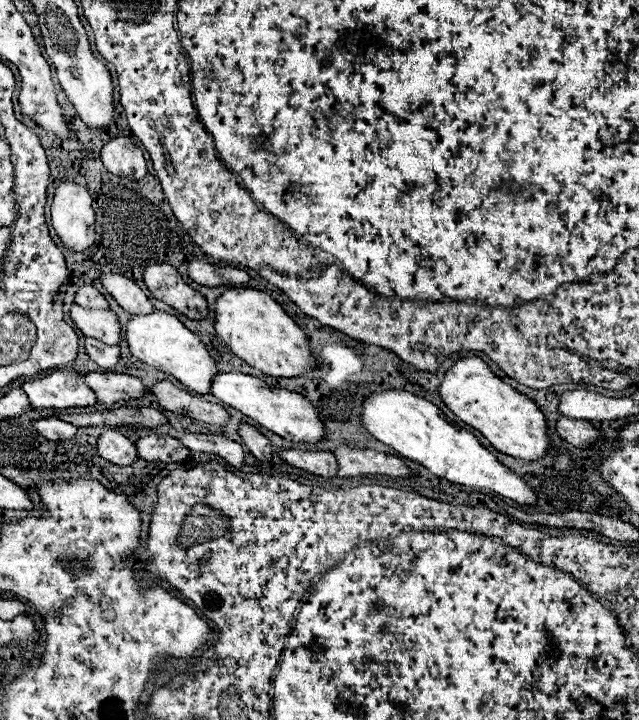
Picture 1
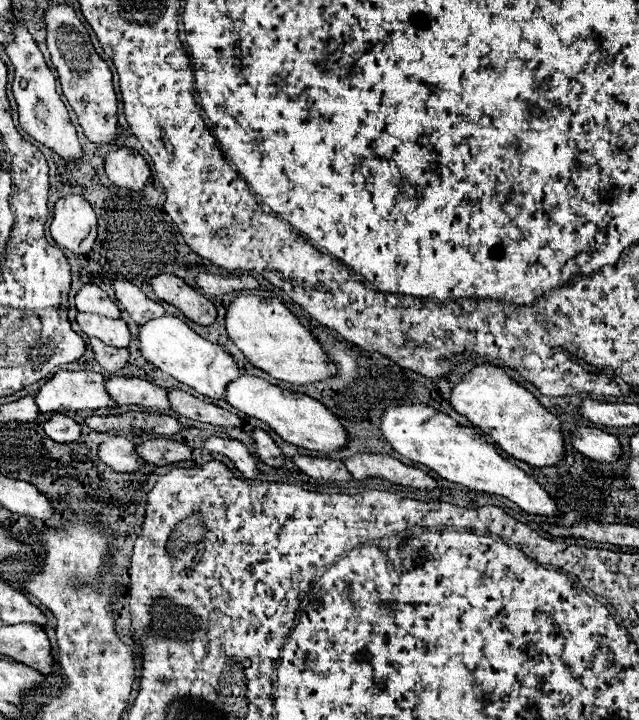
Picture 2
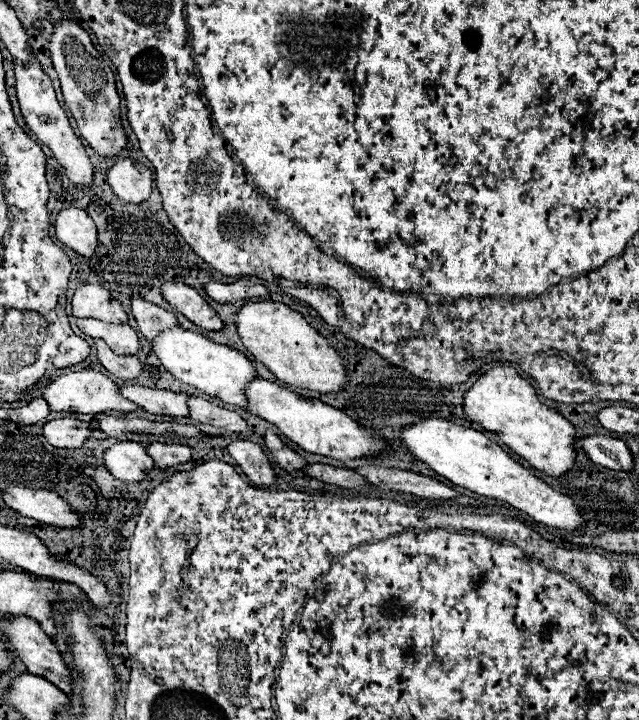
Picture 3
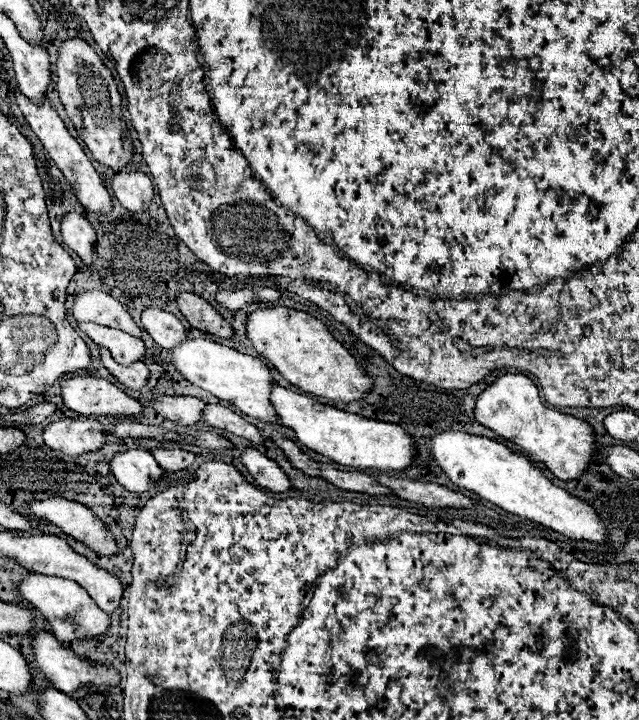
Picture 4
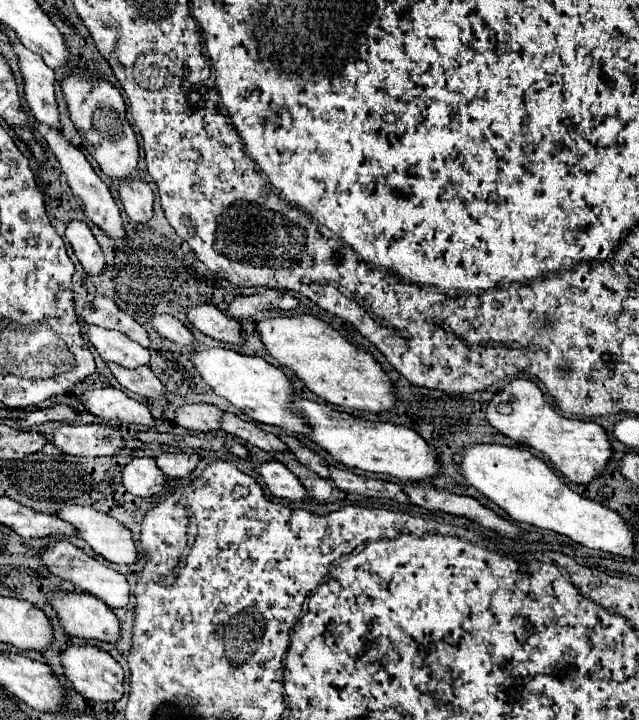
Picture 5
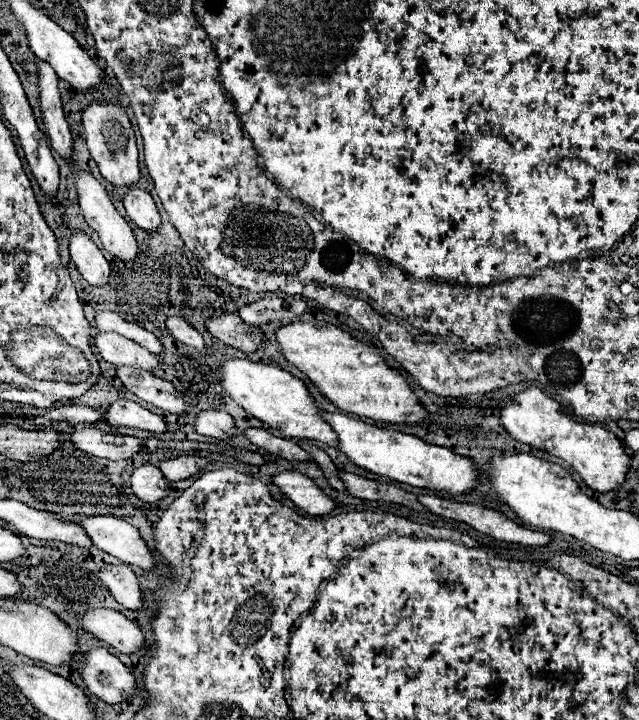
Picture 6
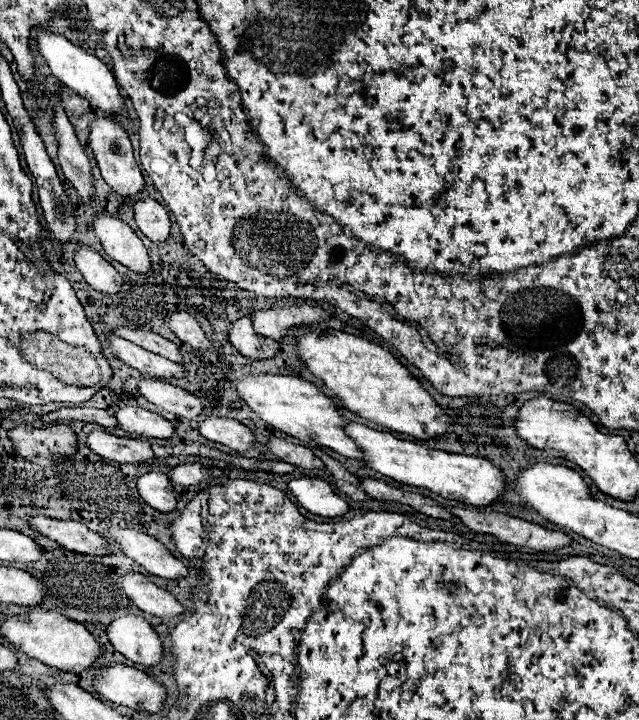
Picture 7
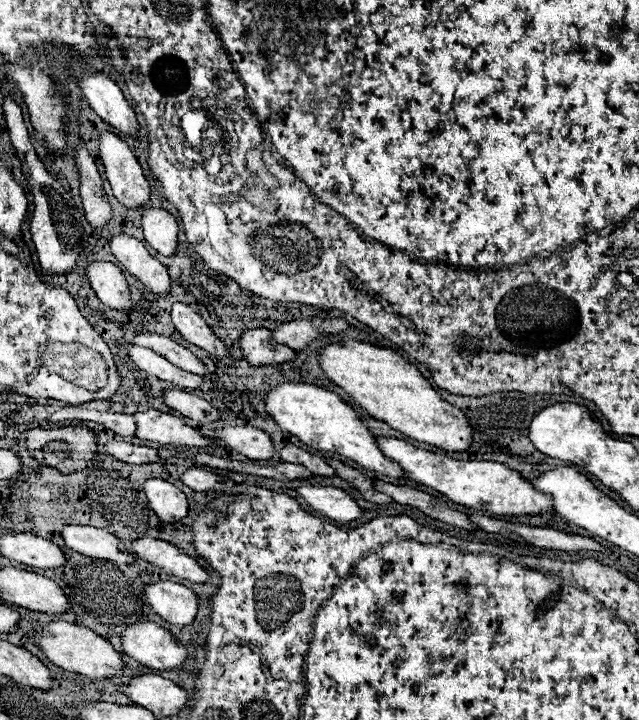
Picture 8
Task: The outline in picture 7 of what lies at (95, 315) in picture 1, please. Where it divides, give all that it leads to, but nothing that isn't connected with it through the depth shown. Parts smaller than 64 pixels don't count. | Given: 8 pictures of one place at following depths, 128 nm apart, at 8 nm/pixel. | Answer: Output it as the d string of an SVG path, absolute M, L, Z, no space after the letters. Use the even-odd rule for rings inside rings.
M110 334L108 336L108 348L112 350L112 354L124 362L126 366L132 366L136 368L140 374L144 376L154 376L154 378L170 378L170 376L184 376L184 370L180 364L164 358L164 356L158 356L158 354L152 354L120 336L114 336Z

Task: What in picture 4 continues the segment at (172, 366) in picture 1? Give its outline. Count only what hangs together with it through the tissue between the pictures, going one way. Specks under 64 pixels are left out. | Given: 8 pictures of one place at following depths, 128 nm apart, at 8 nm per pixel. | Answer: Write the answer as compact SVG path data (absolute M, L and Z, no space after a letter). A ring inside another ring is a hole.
M204 338L182 340L170 350L170 354L172 354L170 362L174 364L174 368L190 384L210 392L212 396L220 400L234 404L240 412L252 418L260 418L266 422L278 422L278 418L274 418L274 408L270 406L270 386L274 386L274 380L266 364L260 362L258 358L252 358L248 354L242 354L238 350L232 350L228 346L222 346L218 342L204 340Z

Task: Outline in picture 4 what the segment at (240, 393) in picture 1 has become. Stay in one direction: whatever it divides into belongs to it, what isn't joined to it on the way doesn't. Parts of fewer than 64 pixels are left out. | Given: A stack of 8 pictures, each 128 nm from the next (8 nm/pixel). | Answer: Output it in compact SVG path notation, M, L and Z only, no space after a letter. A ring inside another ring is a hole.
M272 386L270 402L276 410L278 422L282 426L294 430L298 440L306 448L310 448L322 456L328 456L330 460L334 460L342 466L404 470L406 466L412 464L412 460L416 456L414 440L400 426L370 420L370 418L352 414L352 412L344 412L344 410L326 406L326 404L320 404L304 394L296 394L282 386Z

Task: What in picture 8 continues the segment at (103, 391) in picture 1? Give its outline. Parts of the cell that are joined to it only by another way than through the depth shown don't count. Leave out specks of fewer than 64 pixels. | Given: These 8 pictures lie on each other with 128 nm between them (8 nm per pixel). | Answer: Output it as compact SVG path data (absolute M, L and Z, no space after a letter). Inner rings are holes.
M224 426L214 430L216 438L230 446L232 450L240 452L250 460L268 460L274 454L274 446L270 436L254 426Z

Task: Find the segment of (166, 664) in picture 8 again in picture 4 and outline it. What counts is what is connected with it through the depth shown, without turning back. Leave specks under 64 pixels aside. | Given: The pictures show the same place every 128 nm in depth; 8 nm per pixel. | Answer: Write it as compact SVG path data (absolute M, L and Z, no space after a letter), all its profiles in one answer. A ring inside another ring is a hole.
M26 574L26 578L22 578L18 584L18 592L26 602L30 602L36 610L42 612L42 616L52 626L54 638L60 642L70 642L78 638L94 638L94 636L104 634L110 626L110 616L96 606L96 602L88 596L88 592L80 584L68 578Z

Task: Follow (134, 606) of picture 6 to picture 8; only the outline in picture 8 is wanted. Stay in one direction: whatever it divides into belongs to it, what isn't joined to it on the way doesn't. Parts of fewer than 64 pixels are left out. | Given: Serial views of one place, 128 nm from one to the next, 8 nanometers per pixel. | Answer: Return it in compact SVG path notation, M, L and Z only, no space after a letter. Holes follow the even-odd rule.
M154 582L144 586L144 598L160 618L174 626L190 624L198 610L196 594L176 582Z

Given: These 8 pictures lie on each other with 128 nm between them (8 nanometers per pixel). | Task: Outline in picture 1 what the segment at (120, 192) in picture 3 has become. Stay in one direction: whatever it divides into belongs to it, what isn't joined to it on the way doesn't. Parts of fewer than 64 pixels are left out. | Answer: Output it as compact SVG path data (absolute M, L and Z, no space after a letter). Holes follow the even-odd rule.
M116 136L102 146L102 162L108 172L140 180L146 176L146 160L142 150L130 140L130 136Z

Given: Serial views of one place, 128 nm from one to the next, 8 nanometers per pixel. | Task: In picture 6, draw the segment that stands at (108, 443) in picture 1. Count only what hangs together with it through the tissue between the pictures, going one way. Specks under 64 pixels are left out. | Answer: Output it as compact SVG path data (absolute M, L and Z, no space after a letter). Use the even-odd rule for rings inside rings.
M142 464L130 476L130 488L142 502L158 502L170 492L170 482L162 476L158 466Z

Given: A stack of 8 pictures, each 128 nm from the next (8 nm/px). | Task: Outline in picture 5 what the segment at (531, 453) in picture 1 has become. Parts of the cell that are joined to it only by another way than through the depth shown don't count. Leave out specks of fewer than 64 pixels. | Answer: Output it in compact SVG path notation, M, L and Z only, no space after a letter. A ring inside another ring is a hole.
M512 380L504 386L486 406L486 420L504 436L512 438L518 444L526 444L534 450L548 454L554 468L564 474L570 482L588 484L592 482L612 458L612 446L608 434L594 422L582 422L560 416L546 400L542 390L530 380ZM500 402L512 404L512 416L500 416L496 406Z

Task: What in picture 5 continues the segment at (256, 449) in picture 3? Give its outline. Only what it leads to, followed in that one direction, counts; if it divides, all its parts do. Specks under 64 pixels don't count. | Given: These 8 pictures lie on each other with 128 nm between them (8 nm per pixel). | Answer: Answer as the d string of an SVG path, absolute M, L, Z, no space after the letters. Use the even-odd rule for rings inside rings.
M262 462L256 466L258 474L262 476L266 488L272 496L286 498L286 500L310 500L306 488L298 482L298 478L280 462Z

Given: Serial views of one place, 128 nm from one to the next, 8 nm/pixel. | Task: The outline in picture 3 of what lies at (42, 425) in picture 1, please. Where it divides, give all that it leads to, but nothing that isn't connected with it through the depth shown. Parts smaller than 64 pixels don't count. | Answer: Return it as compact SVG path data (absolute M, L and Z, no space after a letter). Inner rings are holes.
M60 418L50 420L44 424L46 440L56 448L78 448L90 438L90 424L74 418Z

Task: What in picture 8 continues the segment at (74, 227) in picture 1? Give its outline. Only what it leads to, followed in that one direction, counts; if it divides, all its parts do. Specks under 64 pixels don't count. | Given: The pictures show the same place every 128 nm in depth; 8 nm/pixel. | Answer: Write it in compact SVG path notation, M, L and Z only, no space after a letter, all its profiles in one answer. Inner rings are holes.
M102 260L84 262L84 272L88 276L92 290L108 308L122 310L122 312L130 310L132 300L130 300L128 282L116 264L102 262Z

